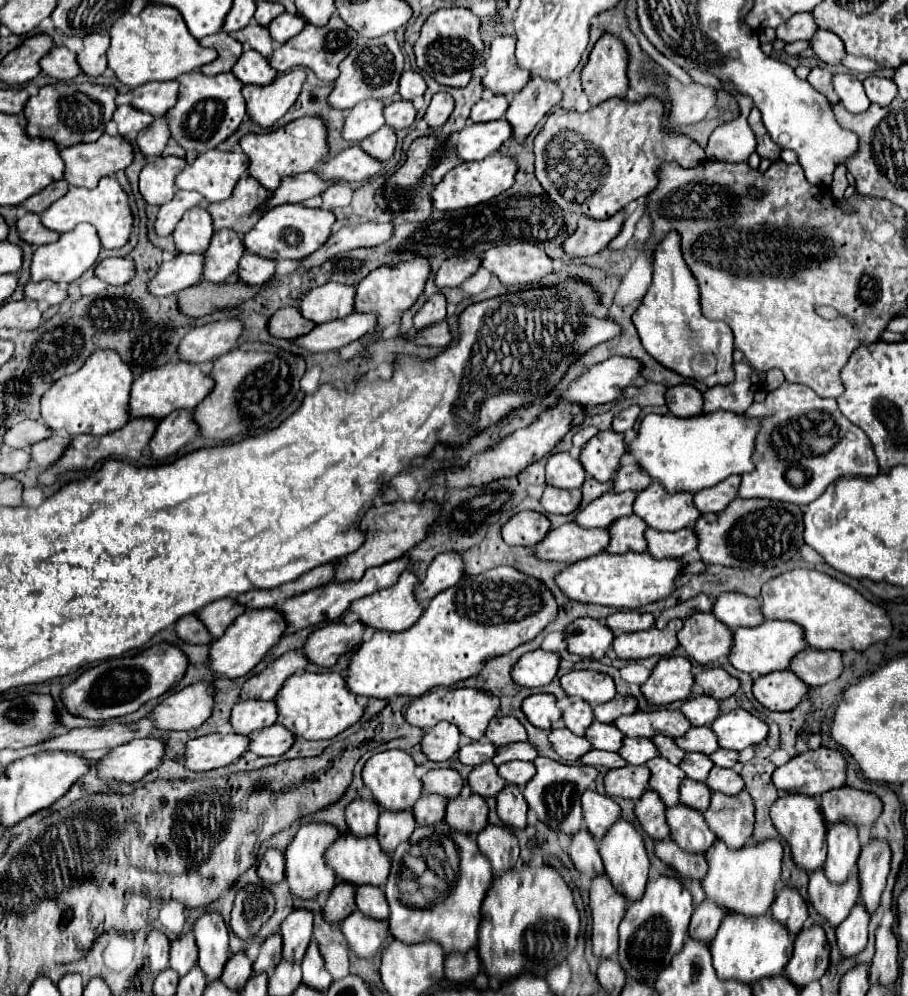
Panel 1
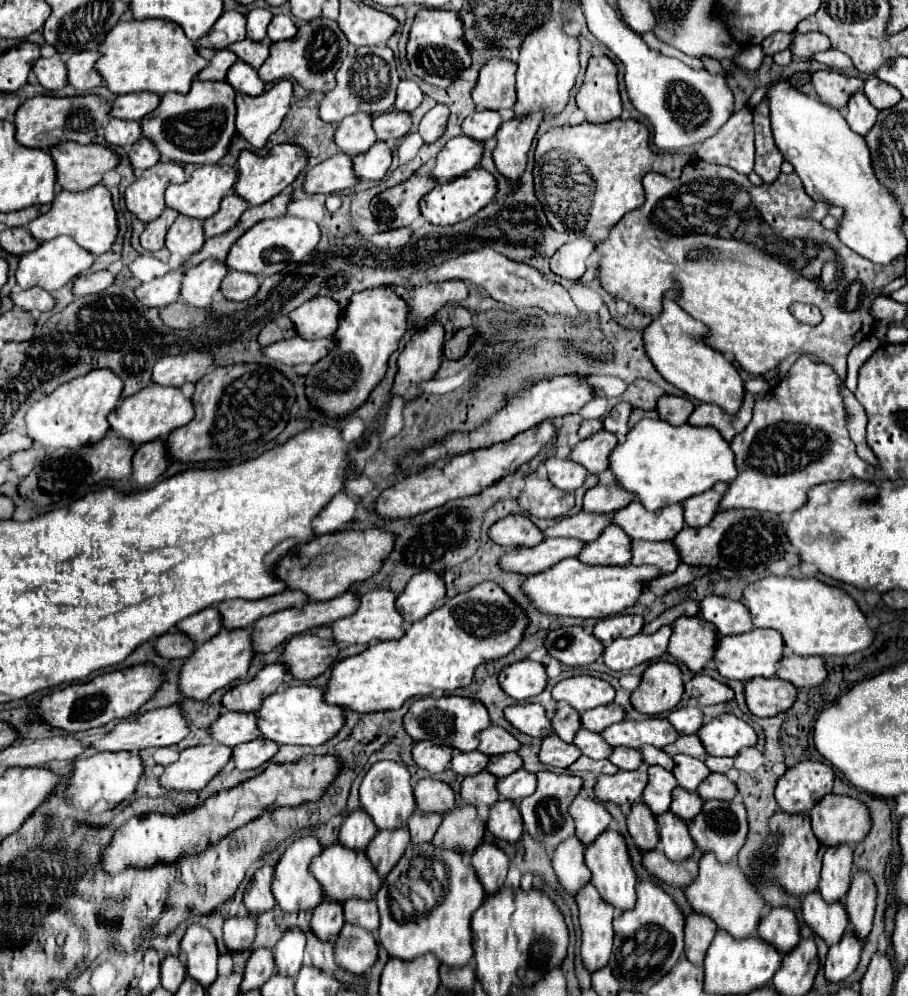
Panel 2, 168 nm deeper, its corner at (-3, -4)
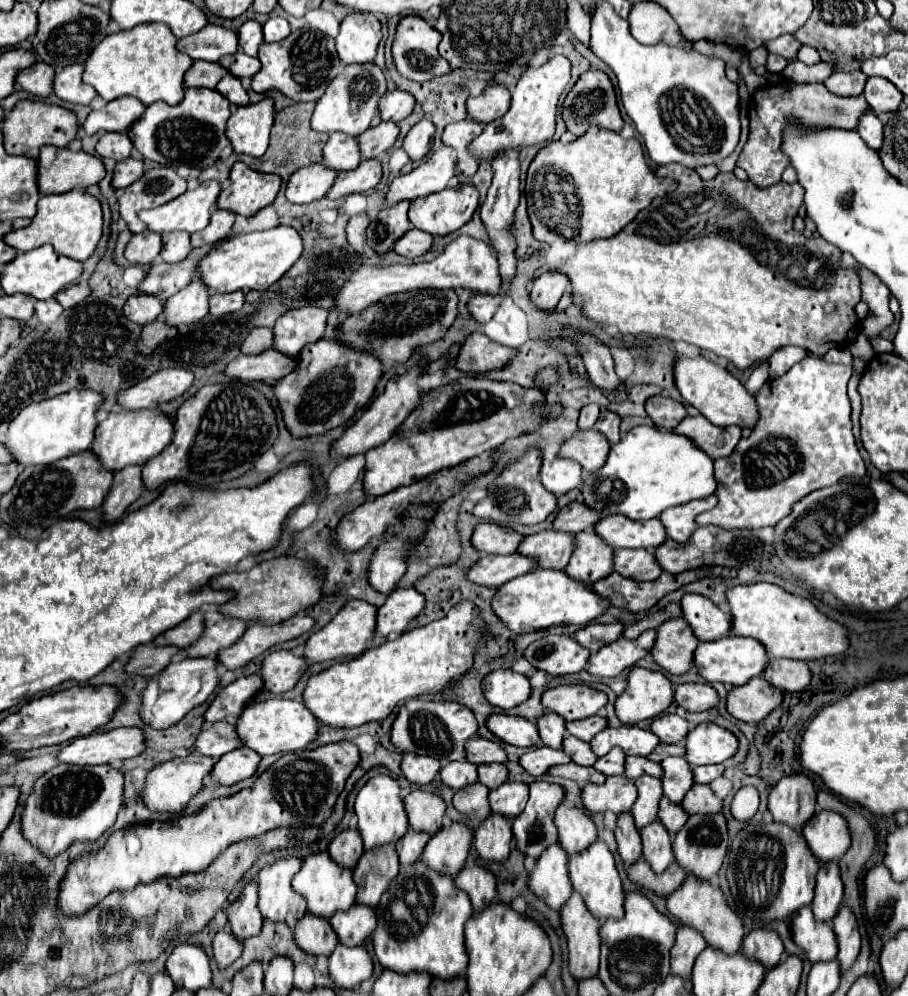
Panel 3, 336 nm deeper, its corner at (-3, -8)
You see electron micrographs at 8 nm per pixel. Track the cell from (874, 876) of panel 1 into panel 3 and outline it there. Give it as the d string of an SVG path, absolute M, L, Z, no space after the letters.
M842 905L840 911L836 913L836 917L832 919L832 923L834 923L834 933L838 937L838 947L840 947L838 961L840 961L842 969L846 971L848 967L852 967L852 963L860 955L862 937L860 937L860 929L858 929L858 919L852 909Z

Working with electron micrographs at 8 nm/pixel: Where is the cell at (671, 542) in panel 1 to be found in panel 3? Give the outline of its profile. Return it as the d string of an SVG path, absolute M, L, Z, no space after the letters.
M616 549L614 571L622 577L632 577L636 581L654 581L662 575L656 555L648 549Z

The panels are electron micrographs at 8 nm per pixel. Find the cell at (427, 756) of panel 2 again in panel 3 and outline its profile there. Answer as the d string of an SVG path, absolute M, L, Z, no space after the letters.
M406 753L402 759L402 775L406 775L406 779L412 783L426 785L438 775L438 771L440 771L440 763L432 757Z

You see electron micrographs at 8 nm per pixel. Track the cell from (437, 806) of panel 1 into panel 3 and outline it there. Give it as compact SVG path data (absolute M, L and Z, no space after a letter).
M408 829L408 833L396 843L396 851L402 865L412 865L424 851L424 845L428 843L432 835L430 833L416 833L414 829Z

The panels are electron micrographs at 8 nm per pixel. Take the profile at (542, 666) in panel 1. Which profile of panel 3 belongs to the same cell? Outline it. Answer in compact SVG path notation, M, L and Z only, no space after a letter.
M498 669L484 677L486 699L500 709L514 709L532 695L530 679L512 669Z

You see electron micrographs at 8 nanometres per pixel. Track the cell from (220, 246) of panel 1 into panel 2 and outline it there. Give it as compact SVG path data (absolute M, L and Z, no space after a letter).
M204 261L196 265L196 269L186 269L180 289L180 303L196 309L208 307L226 273L228 269L224 269L222 261Z

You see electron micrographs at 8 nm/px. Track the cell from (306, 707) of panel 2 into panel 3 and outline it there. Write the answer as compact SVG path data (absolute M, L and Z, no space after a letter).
M266 699L260 703L250 703L238 717L236 727L246 747L254 749L260 755L274 755L274 753L290 753L306 749L308 743L318 739L320 721L312 717L310 709L302 701Z

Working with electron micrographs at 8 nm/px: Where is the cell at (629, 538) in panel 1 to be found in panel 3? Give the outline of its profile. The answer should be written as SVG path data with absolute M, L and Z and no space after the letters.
M584 531L576 533L576 551L570 557L570 563L566 565L566 571L570 577L578 581L596 583L612 573L612 553L614 549L608 549L600 537L596 537L596 531Z

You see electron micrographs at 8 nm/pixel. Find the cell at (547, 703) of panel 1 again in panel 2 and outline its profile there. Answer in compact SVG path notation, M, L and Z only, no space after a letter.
M538 703L508 705L504 709L504 717L512 727L530 737L546 737L552 733L550 719L546 717L544 707Z

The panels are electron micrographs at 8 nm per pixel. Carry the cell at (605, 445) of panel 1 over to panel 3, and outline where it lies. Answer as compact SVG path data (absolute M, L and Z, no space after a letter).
M588 429L588 431L580 431L578 435L564 441L558 457L574 459L586 471L594 473L596 469L600 469L604 465L608 451L610 451L608 439L600 431Z

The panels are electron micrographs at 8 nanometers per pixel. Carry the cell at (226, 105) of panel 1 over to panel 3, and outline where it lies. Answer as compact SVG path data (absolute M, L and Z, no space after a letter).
M188 87L184 93L184 101L178 105L168 105L164 101L156 101L152 105L146 107L144 115L128 129L128 137L132 139L134 147L142 153L144 159L168 165L172 169L178 169L180 165L188 165L192 169L206 169L212 163L218 161L220 153L224 147L230 145L224 129L226 129L226 121L228 121L228 113L230 113L230 101L226 97L222 97L216 89L192 89Z

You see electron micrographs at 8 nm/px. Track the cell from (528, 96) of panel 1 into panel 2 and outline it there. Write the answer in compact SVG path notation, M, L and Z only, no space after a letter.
M524 117L524 121L504 121L496 133L496 149L492 159L496 169L506 177L512 189L518 189L526 169L526 157L542 117Z

